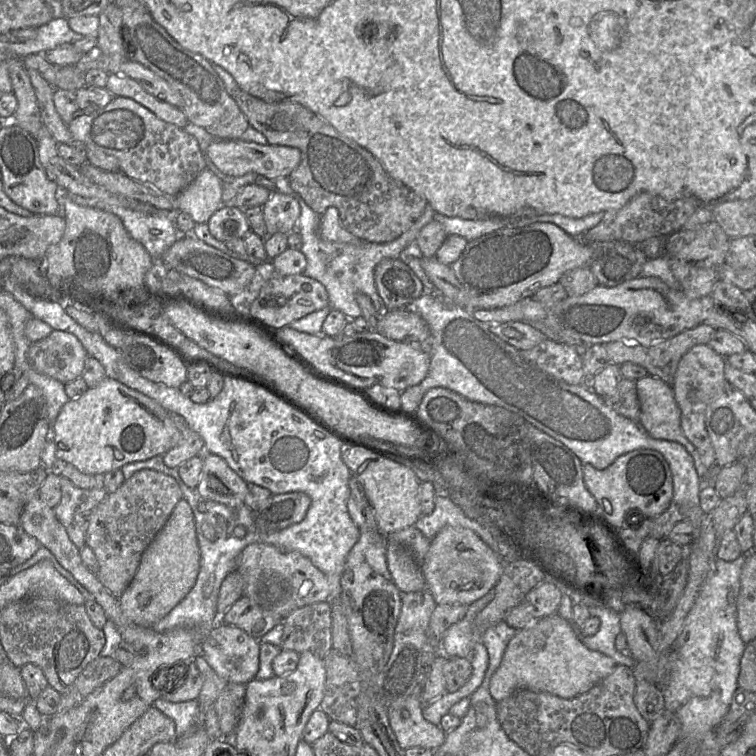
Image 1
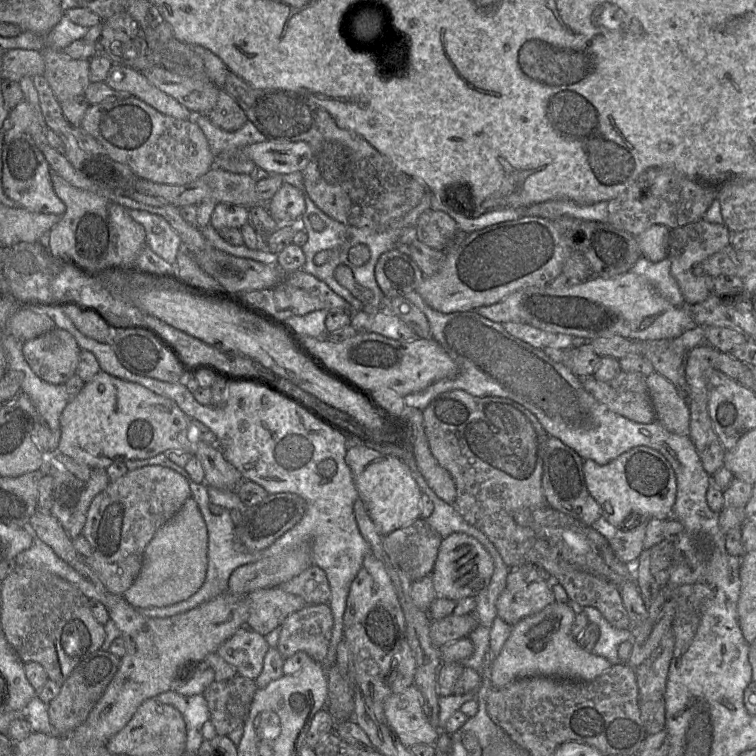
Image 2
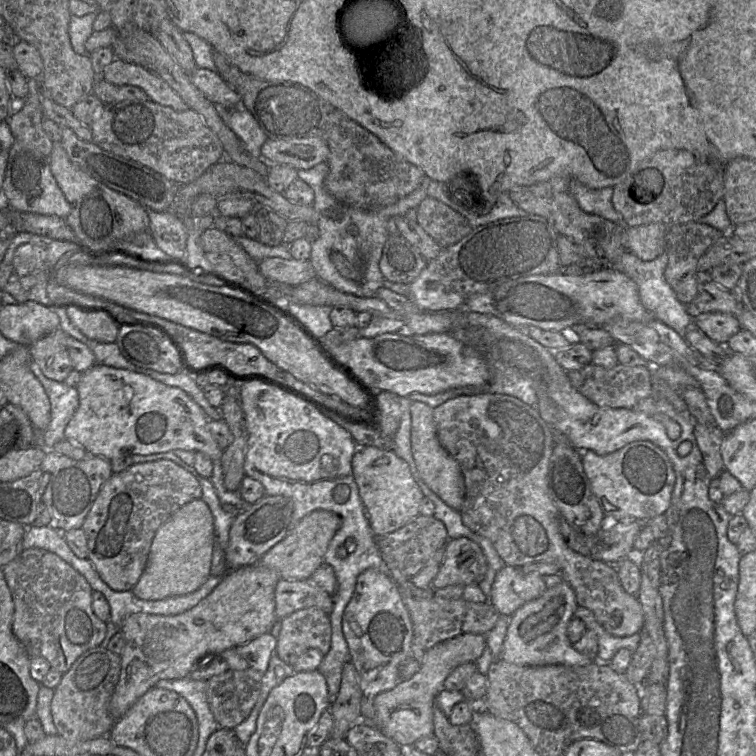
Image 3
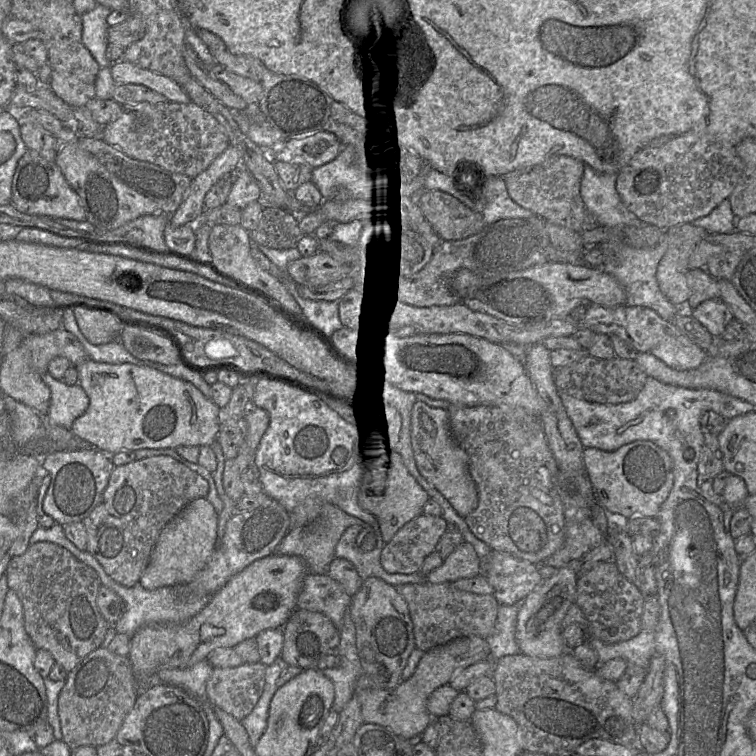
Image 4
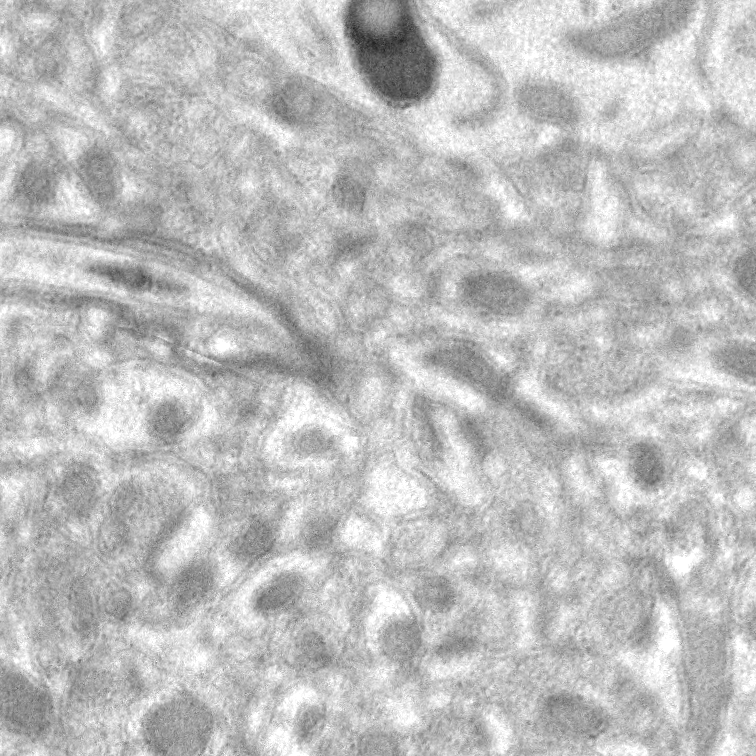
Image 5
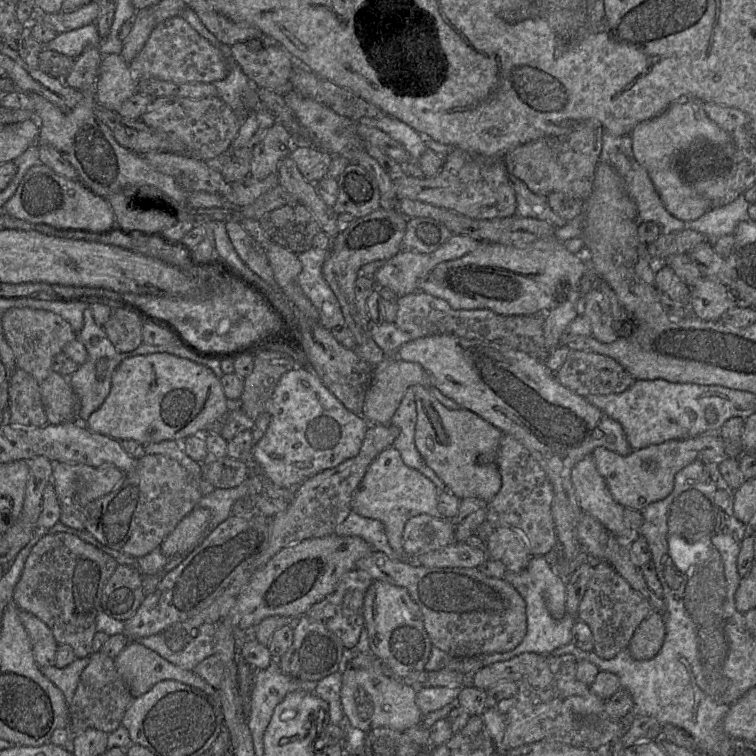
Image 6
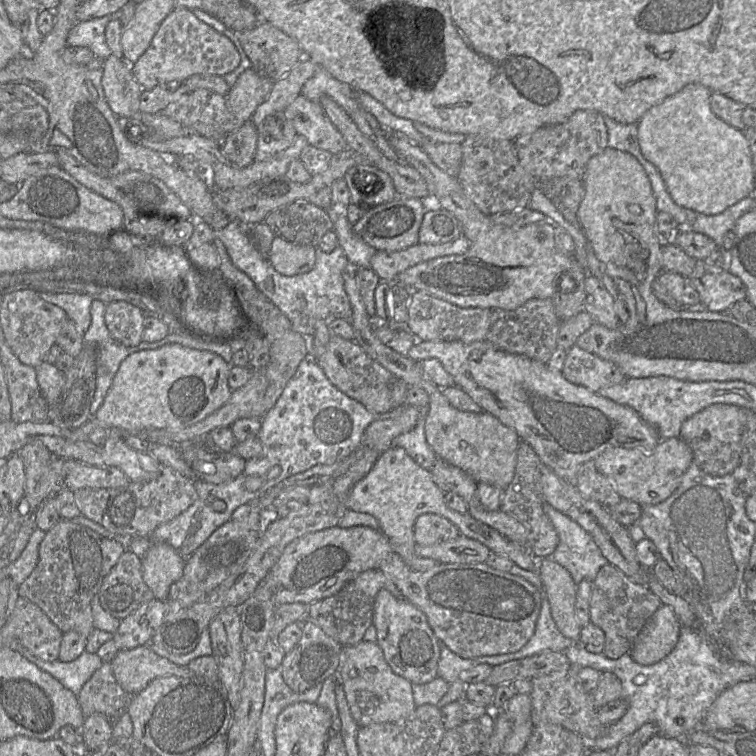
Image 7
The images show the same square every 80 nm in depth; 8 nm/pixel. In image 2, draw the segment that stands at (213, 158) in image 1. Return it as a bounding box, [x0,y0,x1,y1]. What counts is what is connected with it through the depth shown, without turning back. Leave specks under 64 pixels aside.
[243,140,312,175]

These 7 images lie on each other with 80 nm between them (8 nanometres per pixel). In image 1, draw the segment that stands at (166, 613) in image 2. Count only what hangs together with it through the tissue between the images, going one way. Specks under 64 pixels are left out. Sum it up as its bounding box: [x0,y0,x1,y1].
[151,479,260,640]

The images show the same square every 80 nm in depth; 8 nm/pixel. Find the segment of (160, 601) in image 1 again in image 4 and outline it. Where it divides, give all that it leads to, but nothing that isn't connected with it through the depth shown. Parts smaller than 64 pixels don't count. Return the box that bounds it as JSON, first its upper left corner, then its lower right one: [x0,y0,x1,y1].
[139,498,217,589]

